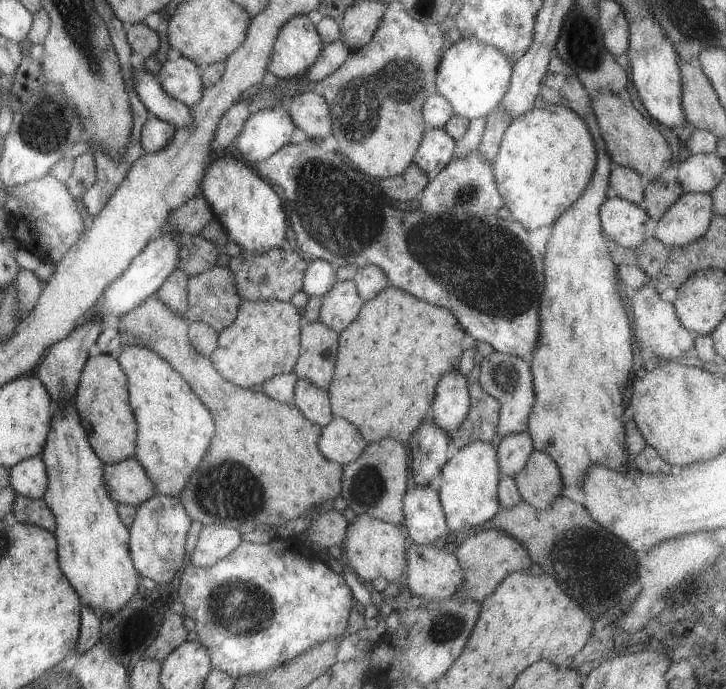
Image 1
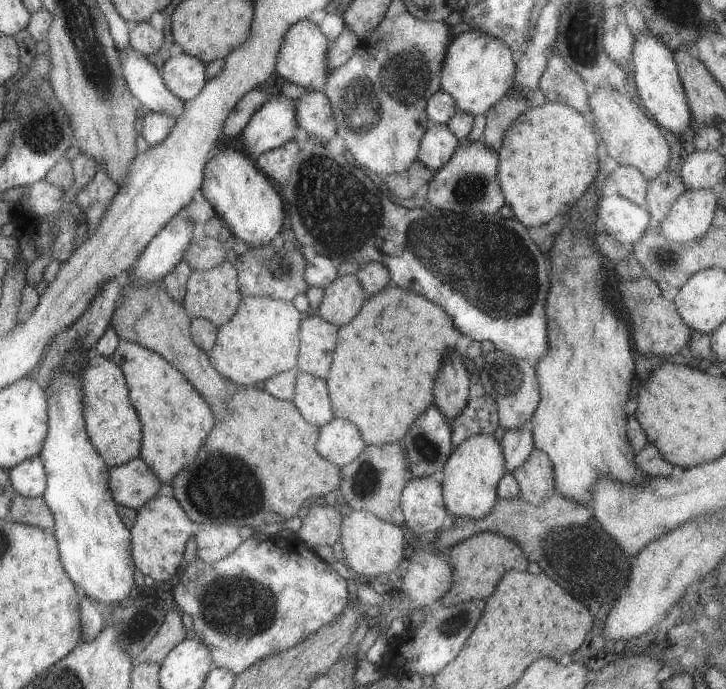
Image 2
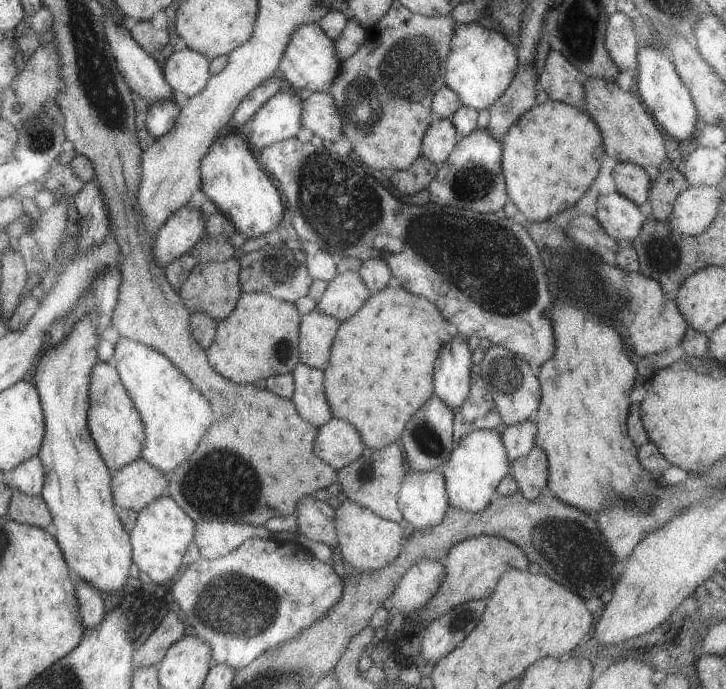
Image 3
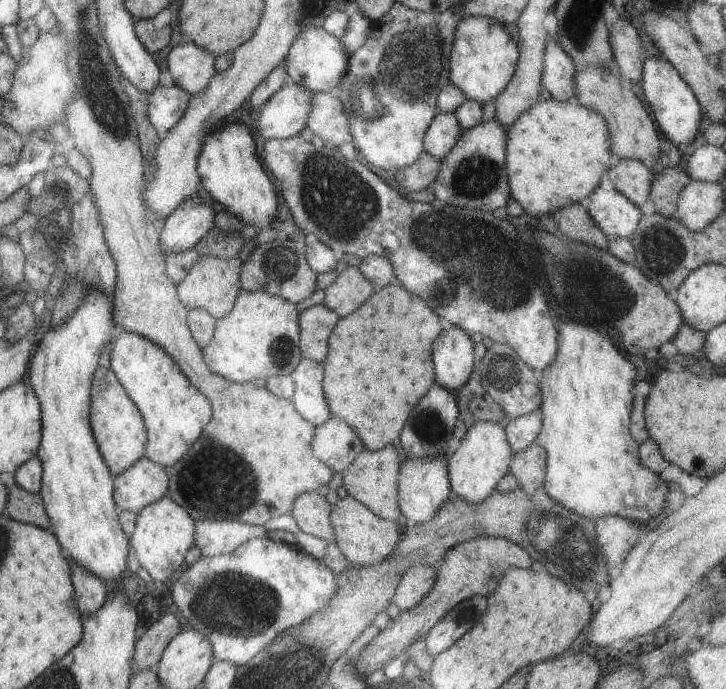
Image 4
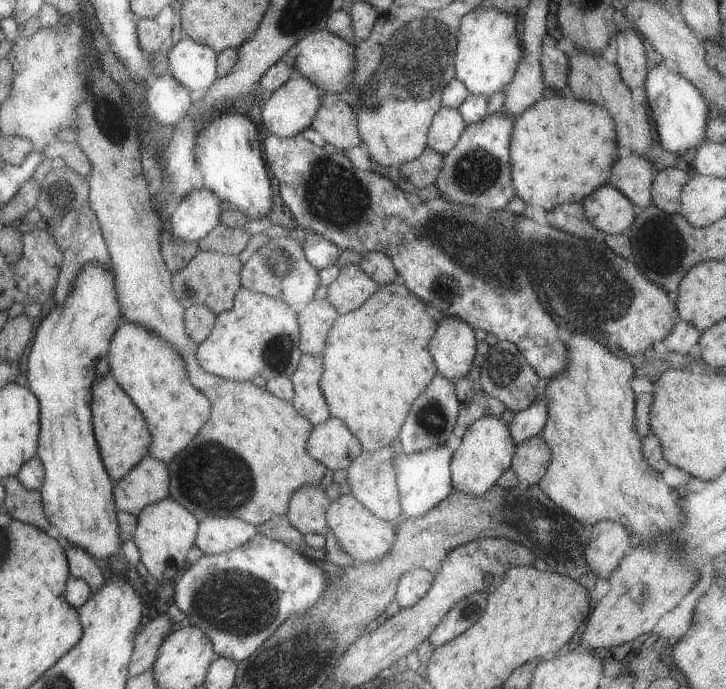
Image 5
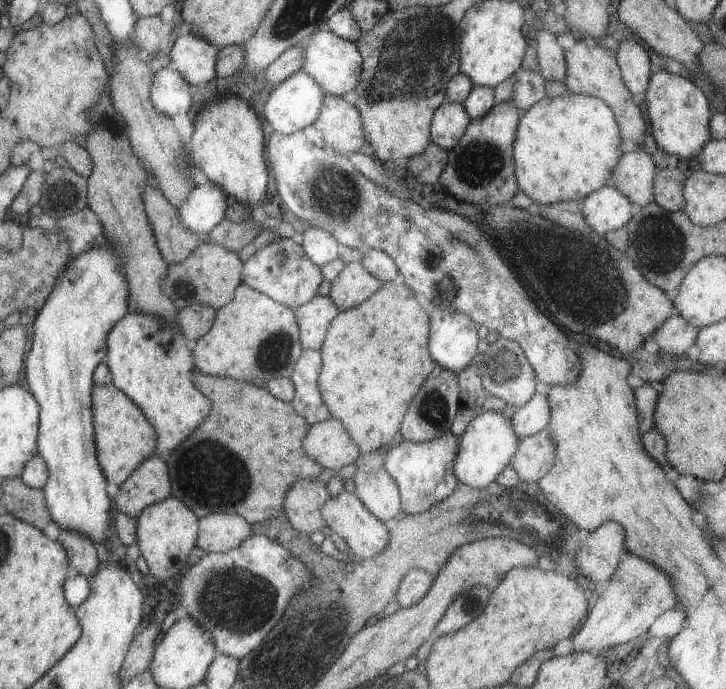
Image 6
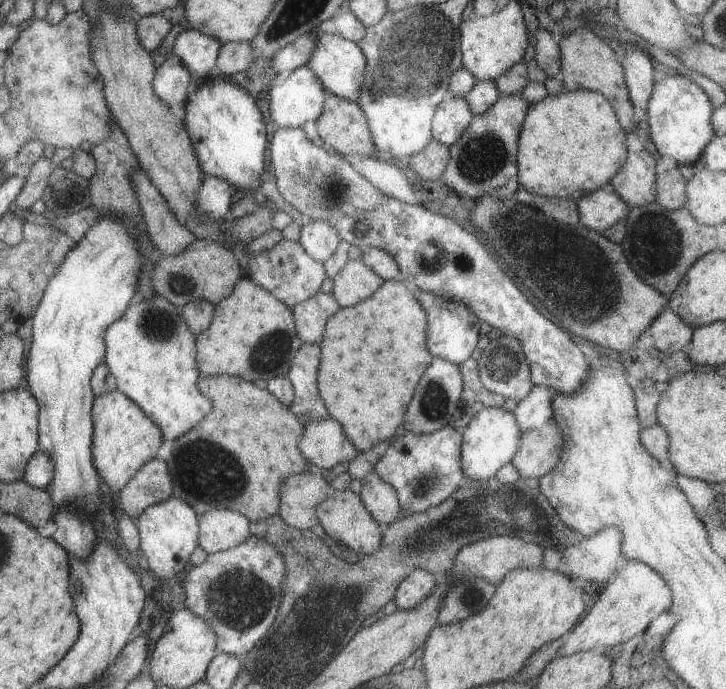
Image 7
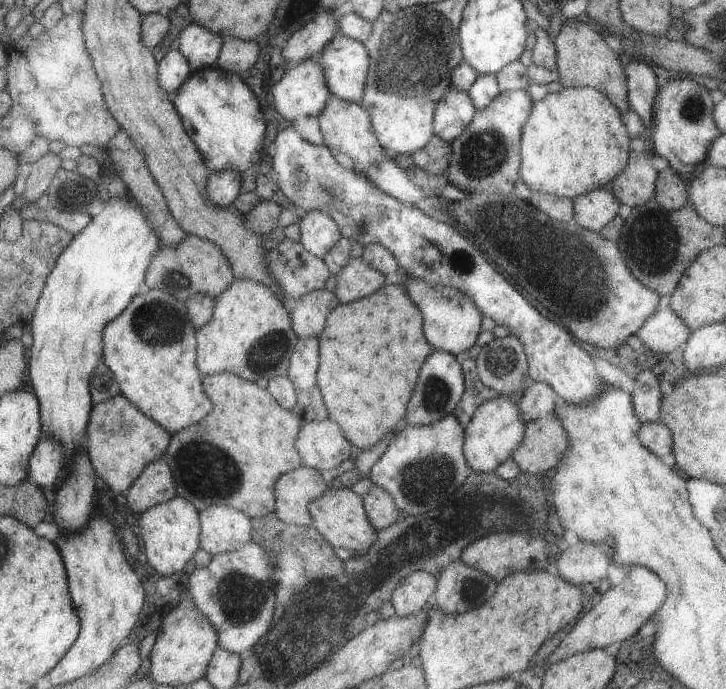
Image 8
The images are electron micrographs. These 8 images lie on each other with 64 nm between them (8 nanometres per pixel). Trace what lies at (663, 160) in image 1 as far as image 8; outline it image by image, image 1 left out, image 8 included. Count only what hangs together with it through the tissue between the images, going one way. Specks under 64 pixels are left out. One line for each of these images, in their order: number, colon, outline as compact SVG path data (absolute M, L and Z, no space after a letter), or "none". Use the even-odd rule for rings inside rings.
2: M599 88L589 94L587 104L591 110L589 118L595 120L595 126L601 132L599 136L603 140L609 158L613 158L619 166L637 168L649 182L667 168L671 150L665 142L665 132L661 132L655 120L651 120L647 112L643 112L637 104L633 104L629 96L619 94L617 90L611 88Z
3: M585 80L585 98L583 98L583 112L591 116L601 132L601 146L603 152L617 160L617 164L635 164L641 166L651 182L659 174L659 166L667 160L667 146L661 136L661 130L653 116L645 110L637 96L629 92L621 92L617 84L605 80Z
4: M587 68L575 74L575 104L585 106L587 110L595 112L599 118L605 120L605 126L609 130L609 150L619 160L639 160L649 170L653 168L653 162L659 160L659 130L651 116L651 112L645 108L643 102L639 102L637 92L623 90L617 82L617 78L607 68Z
5: M571 54L571 56L569 56L567 92L569 92L573 98L581 100L581 102L591 102L593 106L599 106L601 110L605 110L605 112L611 116L611 120L613 120L613 124L615 124L615 146L617 146L617 150L623 150L623 152L627 152L627 154L645 158L645 160L649 162L647 154L649 154L649 150L651 150L651 146L653 146L653 140L651 140L651 126L649 126L649 120L651 120L651 118L647 118L647 112L649 112L649 110L647 110L647 108L641 108L641 104L637 104L637 102L631 100L631 92L629 92L629 88L625 86L625 82L621 80L619 70L617 70L615 64L605 62L601 56L591 58L589 54Z
6: M575 42L567 52L565 52L565 82L563 86L567 86L569 94L577 94L577 96L589 96L589 98L597 98L599 102L603 102L615 116L617 122L617 130L619 130L619 140L623 142L633 142L637 146L643 146L643 138L645 138L645 122L643 122L643 112L641 106L635 106L631 100L631 92L627 90L627 86L623 84L621 72L617 68L617 62L613 56L609 56L601 44L583 44L583 42Z
7: M577 28L567 38L563 38L563 40L559 38L559 50L561 50L561 74L559 74L559 78L563 80L565 88L569 92L575 92L575 90L595 92L601 98L605 98L607 104L613 108L613 114L615 114L621 130L629 136L637 126L635 110L633 110L635 106L631 102L627 84L625 84L623 68L615 60L611 48L605 42L601 42L601 38L597 38L589 28Z
8: M565 20L553 42L557 60L555 68L559 74L559 84L563 84L563 88L595 88L603 96L607 96L607 100L613 106L617 106L621 114L629 110L623 64L619 62L619 56L605 46L603 38L597 32L593 32L591 26L585 26L575 20Z

